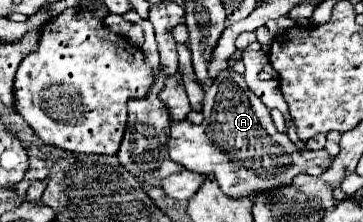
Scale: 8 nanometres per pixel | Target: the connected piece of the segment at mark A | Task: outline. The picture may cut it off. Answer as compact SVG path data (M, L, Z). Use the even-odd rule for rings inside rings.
M233 68L225 70L207 90L203 122L171 122L169 158L183 168L199 174L215 174L227 196L251 196L257 190L273 190L291 184L293 176L313 164L311 152L299 150L287 134L277 132L269 108L247 88L245 78ZM273 136L281 136L273 142Z

